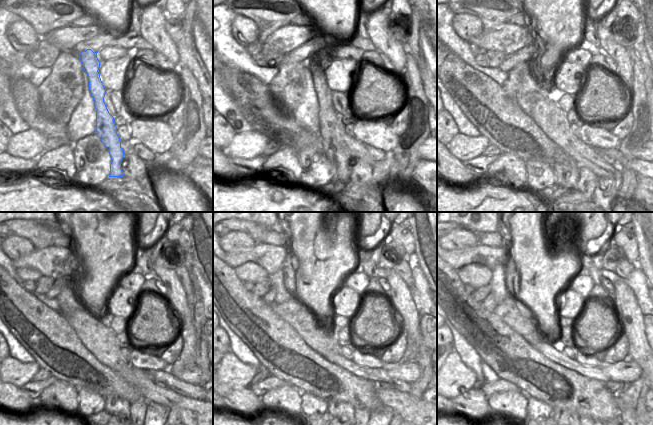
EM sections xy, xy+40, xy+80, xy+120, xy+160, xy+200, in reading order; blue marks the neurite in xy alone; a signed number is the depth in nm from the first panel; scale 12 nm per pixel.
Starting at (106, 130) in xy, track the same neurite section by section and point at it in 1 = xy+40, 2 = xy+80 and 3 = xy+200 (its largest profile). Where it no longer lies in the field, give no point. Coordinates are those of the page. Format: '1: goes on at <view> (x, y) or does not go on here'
1: goes on at xy+40 (327, 116)
2: goes on at xy+80 (566, 176)
3: goes on at xy+200 (560, 415)

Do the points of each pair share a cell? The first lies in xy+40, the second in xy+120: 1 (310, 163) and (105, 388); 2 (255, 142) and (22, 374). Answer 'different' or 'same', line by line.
1: different
2: same

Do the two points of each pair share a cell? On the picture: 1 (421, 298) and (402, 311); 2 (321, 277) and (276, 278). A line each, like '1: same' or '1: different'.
1: different
2: different

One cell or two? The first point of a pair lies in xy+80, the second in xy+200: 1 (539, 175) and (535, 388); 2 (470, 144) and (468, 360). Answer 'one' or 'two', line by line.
1: two
2: two

